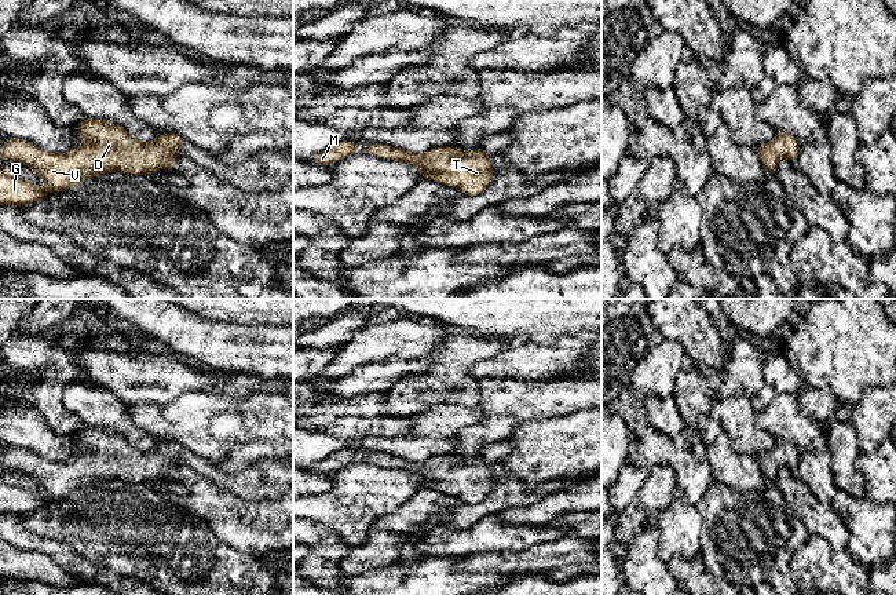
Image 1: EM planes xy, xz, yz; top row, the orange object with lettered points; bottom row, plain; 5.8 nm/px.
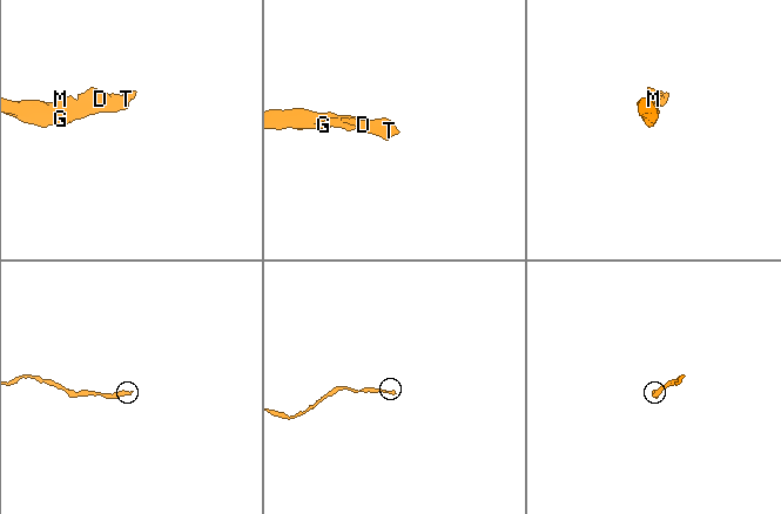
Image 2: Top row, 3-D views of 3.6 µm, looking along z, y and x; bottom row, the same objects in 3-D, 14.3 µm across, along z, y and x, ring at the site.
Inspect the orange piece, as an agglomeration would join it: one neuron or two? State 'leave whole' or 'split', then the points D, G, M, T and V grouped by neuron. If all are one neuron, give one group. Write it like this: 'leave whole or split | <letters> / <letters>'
leave whole | D G M T V

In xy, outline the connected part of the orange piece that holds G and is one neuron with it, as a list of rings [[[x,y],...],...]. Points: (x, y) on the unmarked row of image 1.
[[[0,475],[0,514],[22,515],[34,510],[44,508],[48,501],[33,493],[7,483]]]

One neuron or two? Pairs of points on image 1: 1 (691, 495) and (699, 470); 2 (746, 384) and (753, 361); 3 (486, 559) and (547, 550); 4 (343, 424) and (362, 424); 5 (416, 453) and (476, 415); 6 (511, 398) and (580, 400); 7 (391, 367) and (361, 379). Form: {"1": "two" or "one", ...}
{"1": "one", "2": "one", "3": "one", "4": "one", "5": "one", "6": "one", "7": "one"}

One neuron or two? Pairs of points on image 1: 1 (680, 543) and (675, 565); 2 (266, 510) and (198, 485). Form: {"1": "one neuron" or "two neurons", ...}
{"1": "two neurons", "2": "one neuron"}

